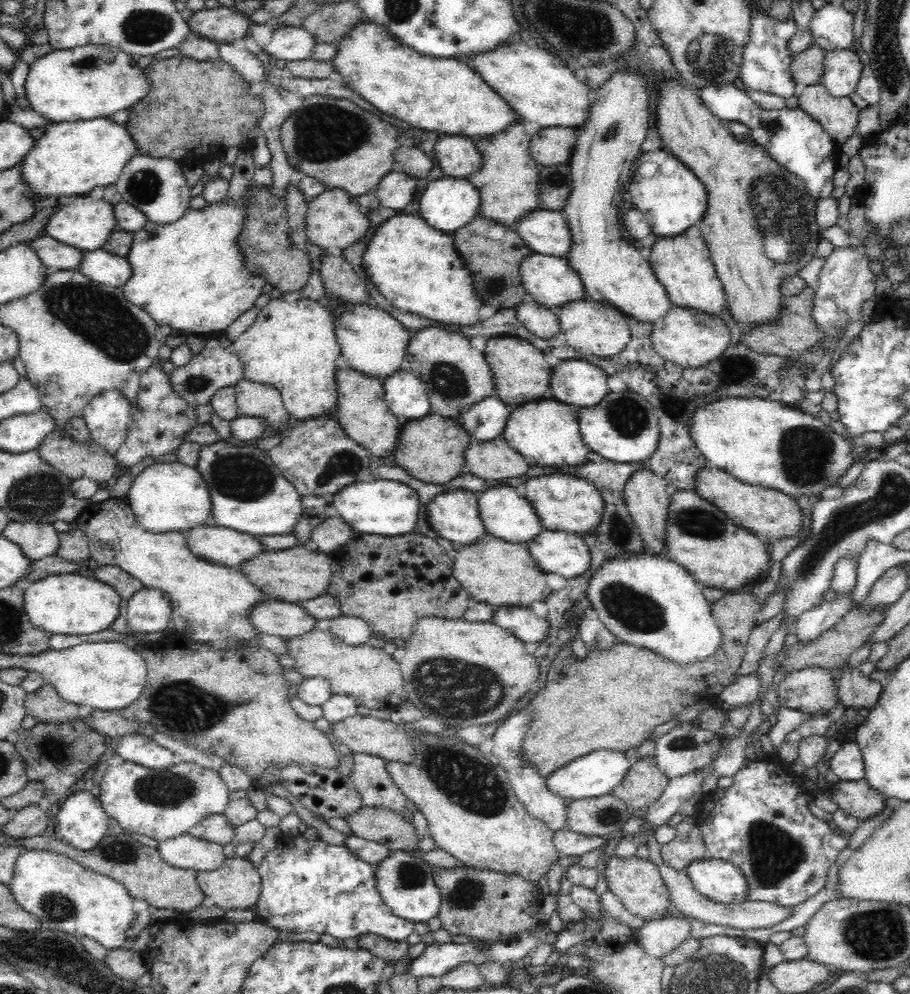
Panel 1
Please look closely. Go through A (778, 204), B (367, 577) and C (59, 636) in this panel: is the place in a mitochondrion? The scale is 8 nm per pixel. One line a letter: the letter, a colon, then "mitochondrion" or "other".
A: mitochondrion
B: other
C: other

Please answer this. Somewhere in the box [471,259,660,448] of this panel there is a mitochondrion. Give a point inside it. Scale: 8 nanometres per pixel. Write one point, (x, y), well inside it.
(626, 415)

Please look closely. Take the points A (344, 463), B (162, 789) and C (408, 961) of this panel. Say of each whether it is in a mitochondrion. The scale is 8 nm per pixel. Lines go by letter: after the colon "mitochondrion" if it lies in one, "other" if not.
A: mitochondrion
B: mitochondrion
C: other

